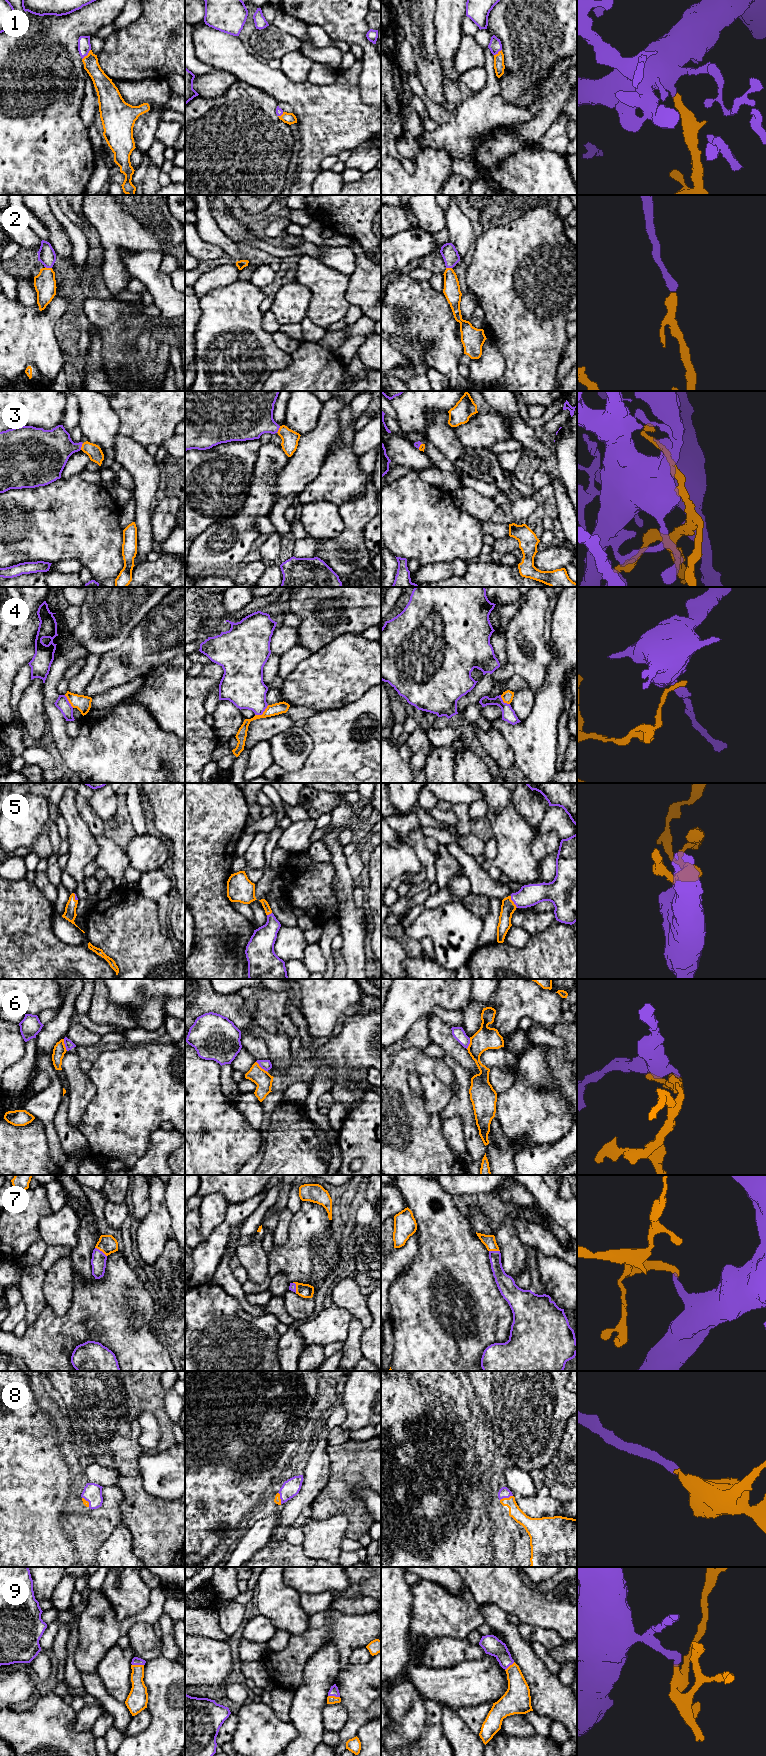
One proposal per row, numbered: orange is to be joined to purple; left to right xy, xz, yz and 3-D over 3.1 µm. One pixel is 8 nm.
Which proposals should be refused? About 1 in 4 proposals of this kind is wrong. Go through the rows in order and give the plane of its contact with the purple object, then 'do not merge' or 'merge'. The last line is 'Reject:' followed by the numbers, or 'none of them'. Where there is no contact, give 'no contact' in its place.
1: contact in xy; merge
2: contact in xy; merge
3: contact in xy; merge
4: contact in xz; do not merge
5: contact in yz; merge
6: contact in xz; do not merge
7: contact in xy; merge
8: contact in yz; merge
9: contact in xy; merge
Reject: 4, 6

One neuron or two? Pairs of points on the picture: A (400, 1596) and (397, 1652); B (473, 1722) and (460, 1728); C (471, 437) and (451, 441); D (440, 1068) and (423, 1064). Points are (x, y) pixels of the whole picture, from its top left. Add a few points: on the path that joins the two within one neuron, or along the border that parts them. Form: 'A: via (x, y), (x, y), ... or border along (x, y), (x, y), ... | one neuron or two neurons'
A: via (397, 1610), (397, 1638) | one neuron
B: border along (454, 1710), (461, 1720), (478, 1735) | two neurons
C: border along (455, 427), (460, 442), (479, 449) | two neurons
D: via (436, 1066), (427, 1064) | one neuron

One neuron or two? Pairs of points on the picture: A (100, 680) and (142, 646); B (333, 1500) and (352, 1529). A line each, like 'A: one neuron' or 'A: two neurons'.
A: one neuron
B: one neuron

